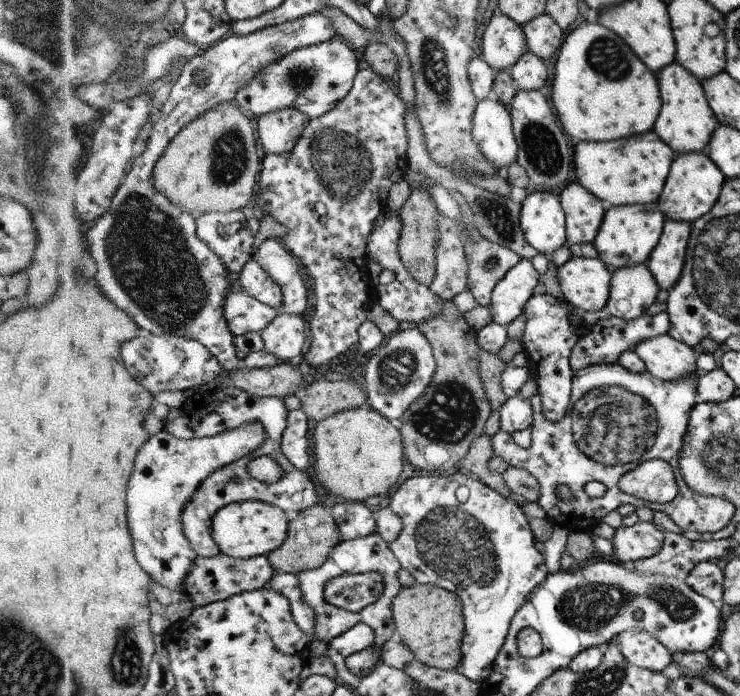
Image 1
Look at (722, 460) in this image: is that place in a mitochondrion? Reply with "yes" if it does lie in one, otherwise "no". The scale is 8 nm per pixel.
yes

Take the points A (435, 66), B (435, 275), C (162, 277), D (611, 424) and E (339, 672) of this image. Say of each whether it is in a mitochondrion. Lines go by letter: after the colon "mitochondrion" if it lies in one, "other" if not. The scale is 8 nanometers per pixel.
A: mitochondrion
B: other
C: mitochondrion
D: mitochondrion
E: other

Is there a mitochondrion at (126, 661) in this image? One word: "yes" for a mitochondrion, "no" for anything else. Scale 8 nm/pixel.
yes

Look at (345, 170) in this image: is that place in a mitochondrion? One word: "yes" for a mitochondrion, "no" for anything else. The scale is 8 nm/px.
yes

